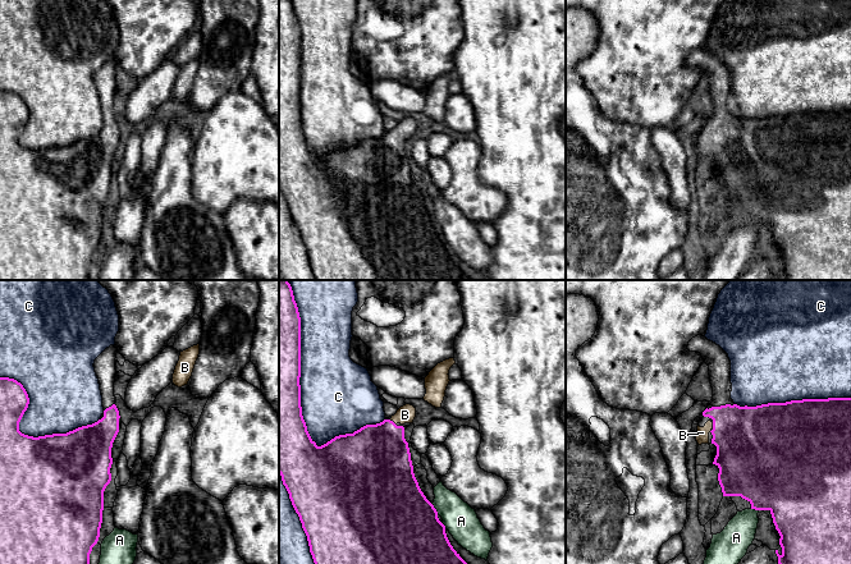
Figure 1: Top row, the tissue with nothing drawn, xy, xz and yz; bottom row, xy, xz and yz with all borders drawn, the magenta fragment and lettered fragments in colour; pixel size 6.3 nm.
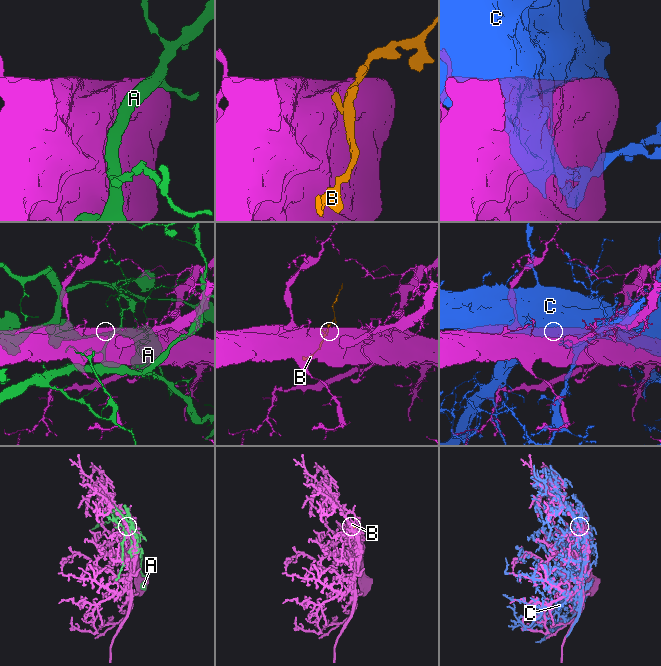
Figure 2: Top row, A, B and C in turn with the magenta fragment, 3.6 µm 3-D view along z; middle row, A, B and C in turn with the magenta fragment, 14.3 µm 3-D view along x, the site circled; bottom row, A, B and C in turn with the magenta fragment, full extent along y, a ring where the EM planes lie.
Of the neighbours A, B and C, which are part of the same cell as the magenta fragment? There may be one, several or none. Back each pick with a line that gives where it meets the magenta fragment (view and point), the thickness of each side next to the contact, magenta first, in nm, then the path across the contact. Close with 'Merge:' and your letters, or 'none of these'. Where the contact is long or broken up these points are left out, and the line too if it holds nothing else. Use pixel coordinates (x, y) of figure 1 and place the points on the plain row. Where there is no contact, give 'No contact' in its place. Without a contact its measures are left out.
B: Touches magenta at xz (393, 136). Thickness 420 nm (magenta) against 110 nm. Path across: xz (376, 172), (393, 136), (405, 128)
Merge: B

